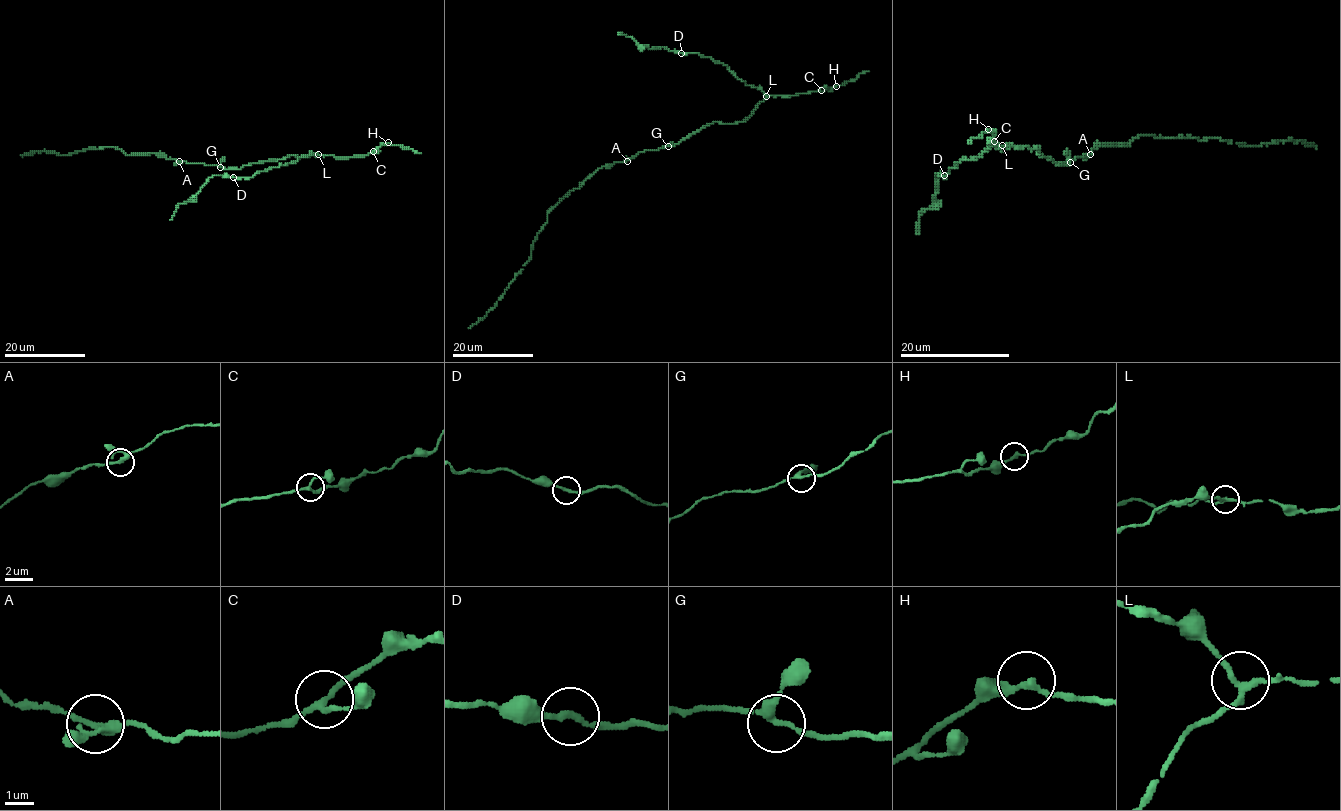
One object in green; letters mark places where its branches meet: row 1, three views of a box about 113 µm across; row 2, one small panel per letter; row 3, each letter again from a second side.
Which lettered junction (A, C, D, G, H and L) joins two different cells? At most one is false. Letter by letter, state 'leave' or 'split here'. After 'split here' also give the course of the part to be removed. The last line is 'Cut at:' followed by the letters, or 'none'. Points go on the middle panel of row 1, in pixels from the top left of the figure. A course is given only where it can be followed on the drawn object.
A: leave
C: leave
D: leave
G: leave
H: leave
L: leave
Cut at: none

